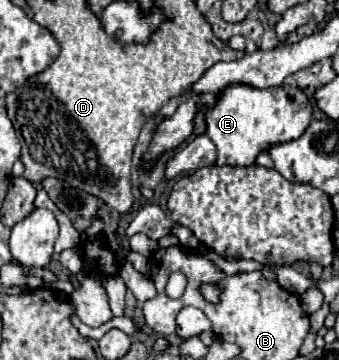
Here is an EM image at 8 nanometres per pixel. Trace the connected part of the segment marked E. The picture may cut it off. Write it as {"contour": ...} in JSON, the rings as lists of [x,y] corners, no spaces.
{"contour":[[[244,83],[228,85],[218,93],[214,105],[206,107],[206,135],[218,149],[216,165],[248,167],[254,165],[256,155],[270,145],[298,139],[312,119],[312,103],[300,87],[282,85],[276,89],[256,89]]]}

